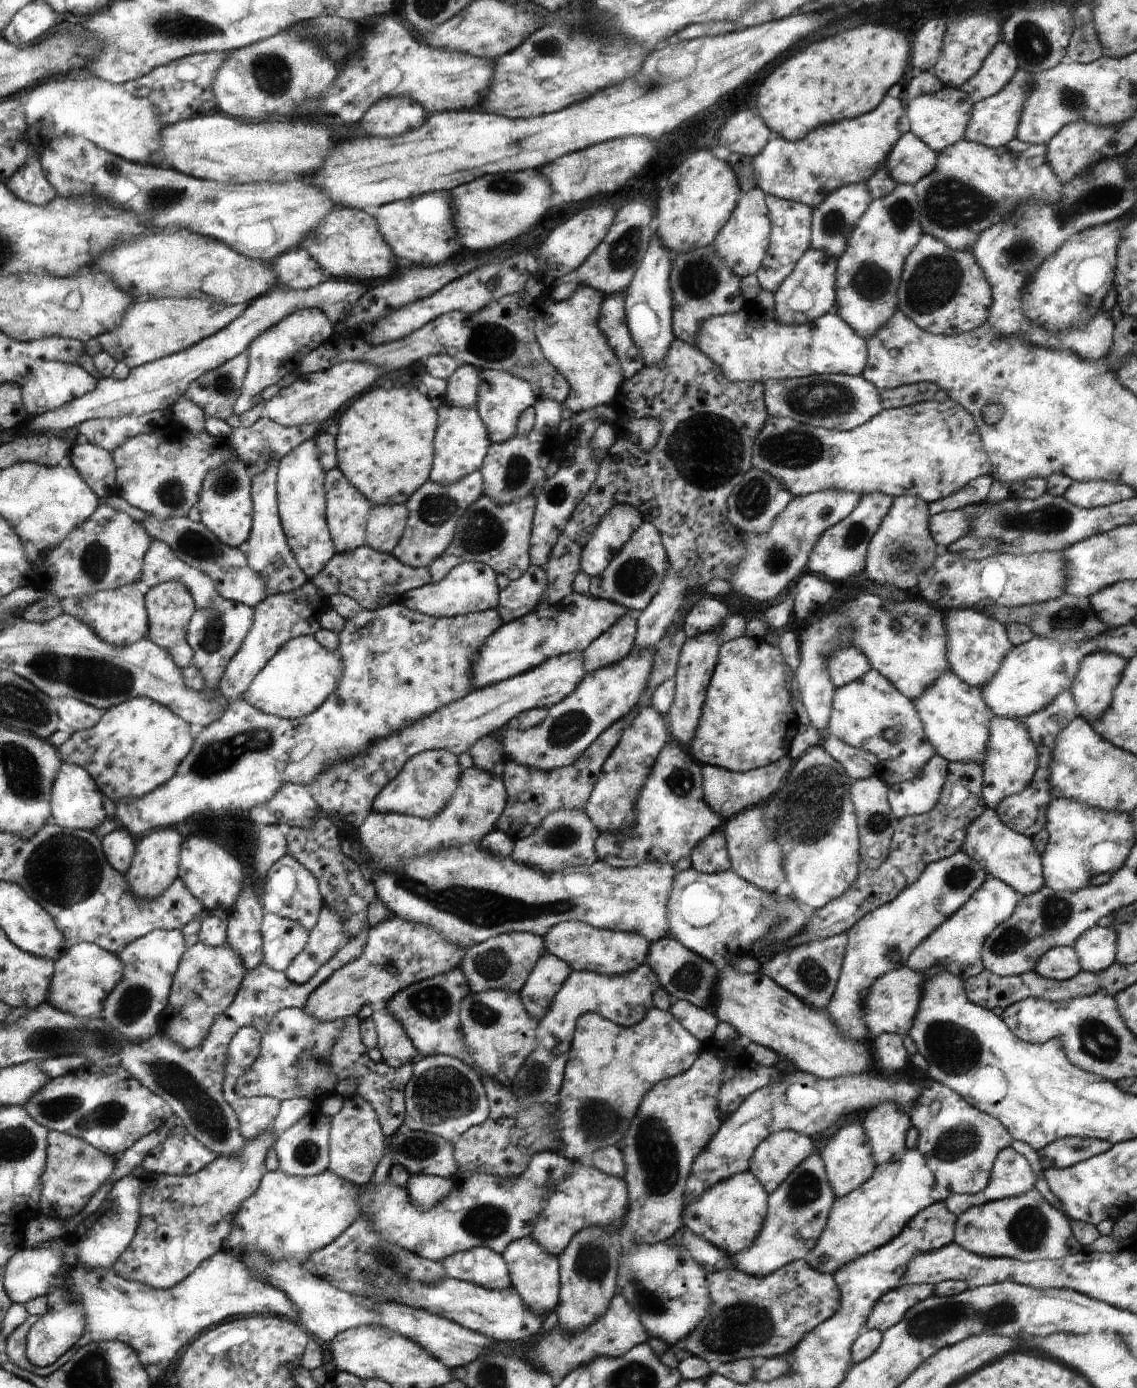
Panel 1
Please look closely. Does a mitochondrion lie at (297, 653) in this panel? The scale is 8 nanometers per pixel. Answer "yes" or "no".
no

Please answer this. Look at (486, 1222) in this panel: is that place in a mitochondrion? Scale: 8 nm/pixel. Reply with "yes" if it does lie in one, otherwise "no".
yes

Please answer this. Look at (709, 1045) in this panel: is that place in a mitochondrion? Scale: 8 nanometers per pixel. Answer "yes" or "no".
no

